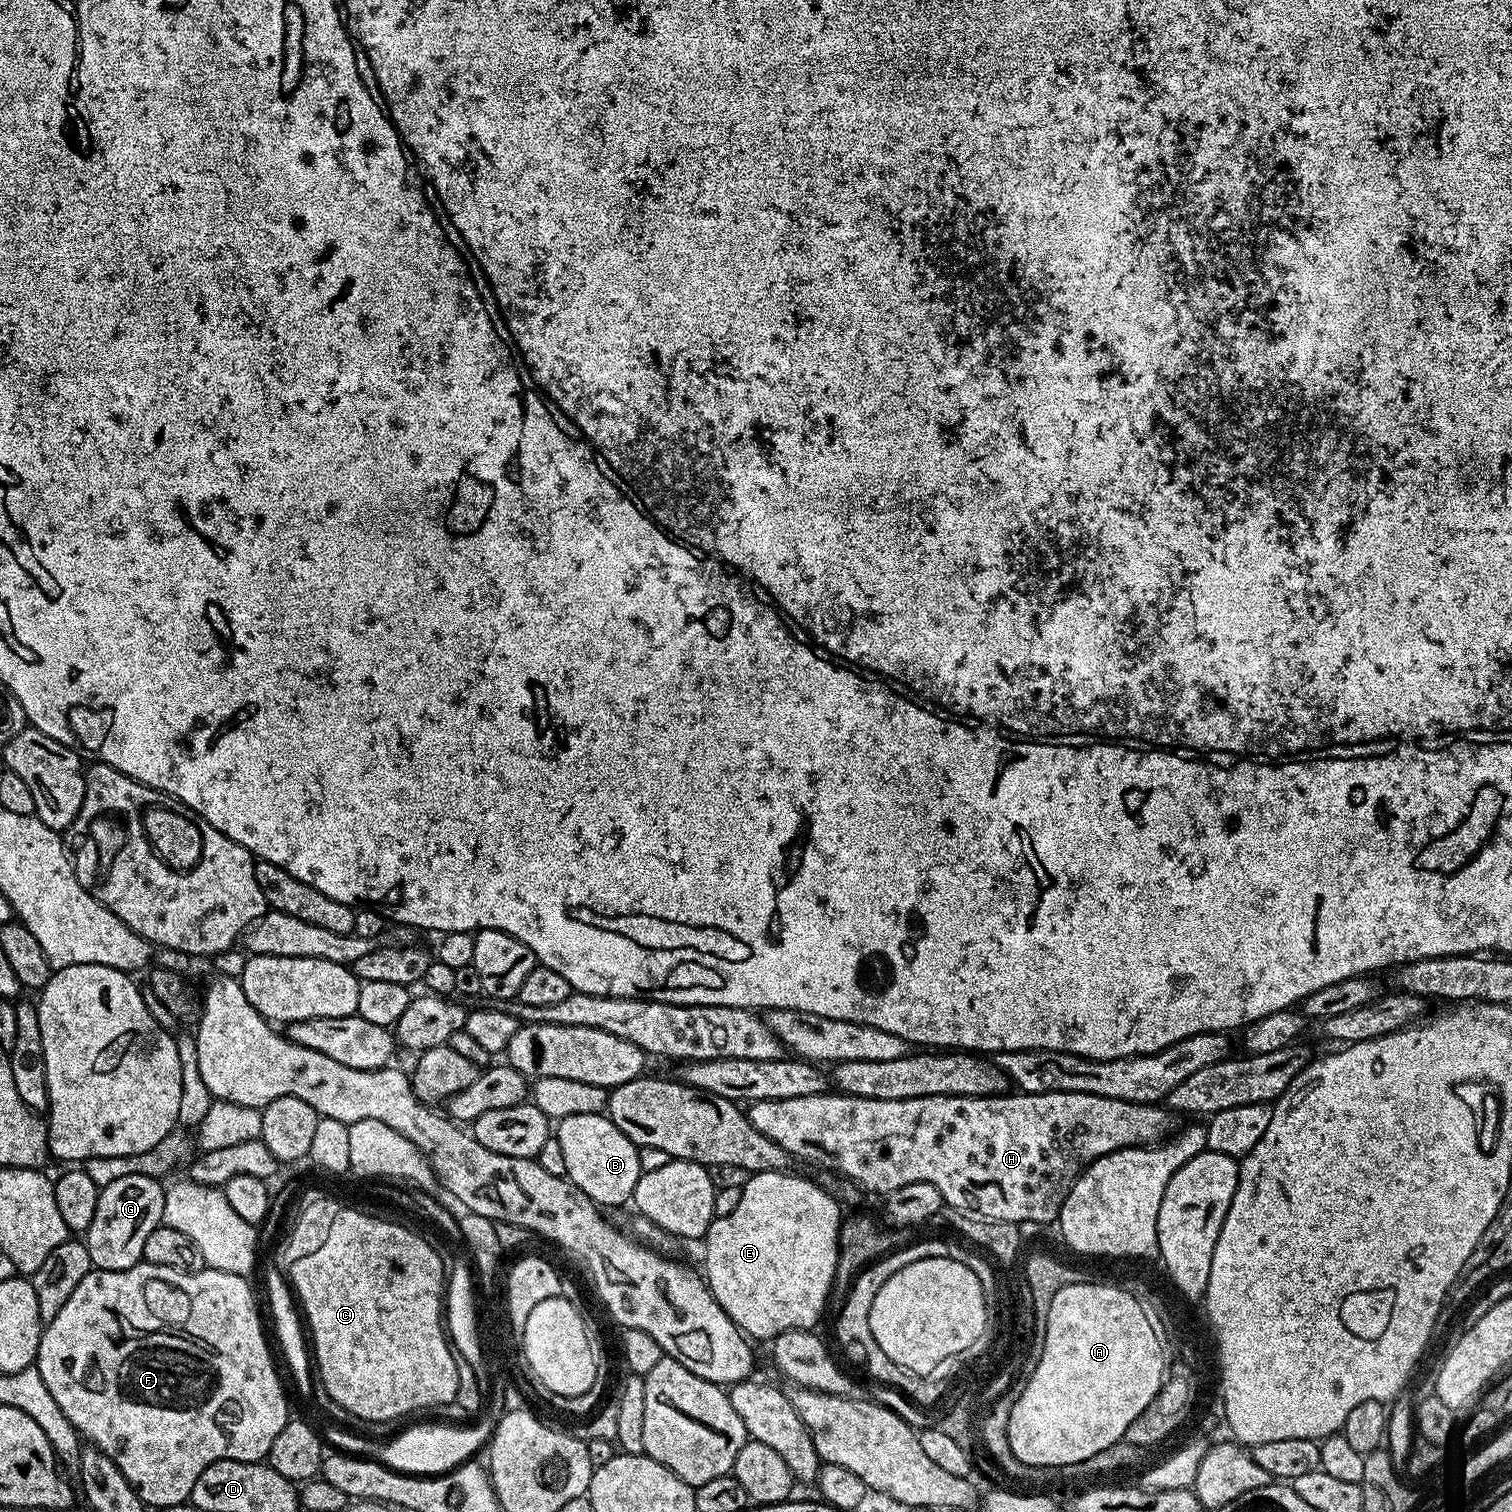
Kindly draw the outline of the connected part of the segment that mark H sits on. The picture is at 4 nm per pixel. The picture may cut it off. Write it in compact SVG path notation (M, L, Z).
M829 1090L818 1096L806 1098L786 1098L785 1100L757 1100L747 1109L748 1121L758 1130L758 1134L766 1134L770 1142L778 1142L789 1157L805 1160L808 1164L817 1164L820 1168L829 1168L829 1173L852 1181L865 1193L880 1192L887 1194L902 1186L910 1186L914 1182L930 1182L930 1186L938 1186L945 1205L958 1208L962 1212L971 1212L984 1216L988 1220L1001 1220L1019 1225L1022 1222L1038 1222L1042 1226L1055 1225L1060 1219L1060 1208L1068 1197L1068 1191L1076 1177L1100 1156L1117 1152L1123 1148L1142 1148L1155 1146L1171 1137L1173 1113L1160 1104L1135 1104L1122 1102L1118 1098L1102 1098L1098 1094L1078 1094L1077 1092L1043 1092L1030 1094L1020 1092L1003 1096L927 1096L926 1098L906 1098L905 1100L879 1100L878 1098L858 1098L846 1096Z

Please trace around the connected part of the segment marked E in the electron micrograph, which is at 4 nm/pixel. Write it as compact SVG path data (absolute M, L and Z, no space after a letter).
M788 1170L751 1173L740 1189L738 1206L730 1214L716 1216L702 1241L702 1276L712 1297L745 1337L753 1341L771 1342L790 1330L815 1329L820 1315L826 1312L828 1294L836 1276L842 1205L827 1187L819 1188L814 1181L790 1173Z

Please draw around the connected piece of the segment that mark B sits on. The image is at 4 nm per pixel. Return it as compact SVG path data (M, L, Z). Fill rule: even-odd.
M574 1114L559 1121L554 1128L554 1139L562 1146L562 1159L566 1161L566 1177L582 1190L597 1206L628 1204L634 1186L640 1177L640 1149L614 1122L604 1114Z

